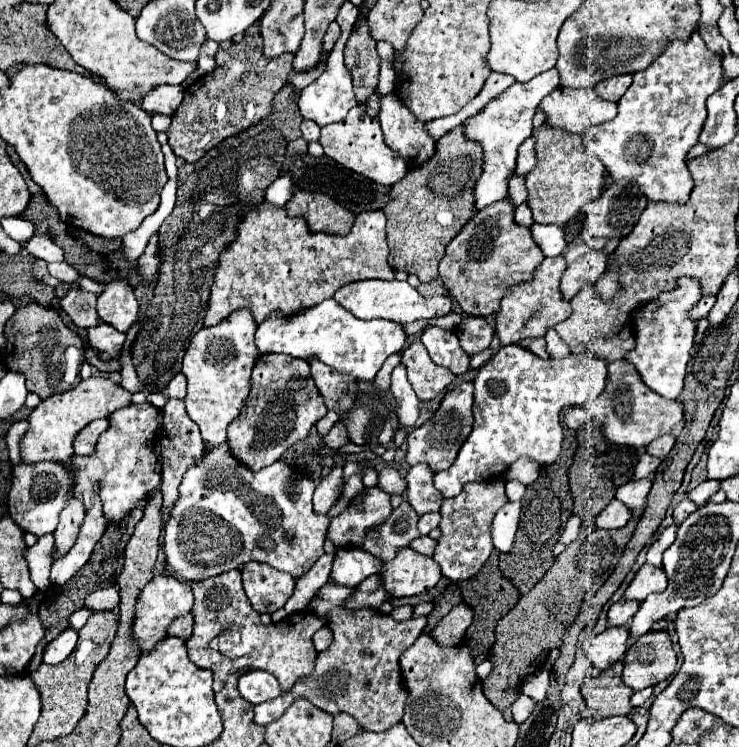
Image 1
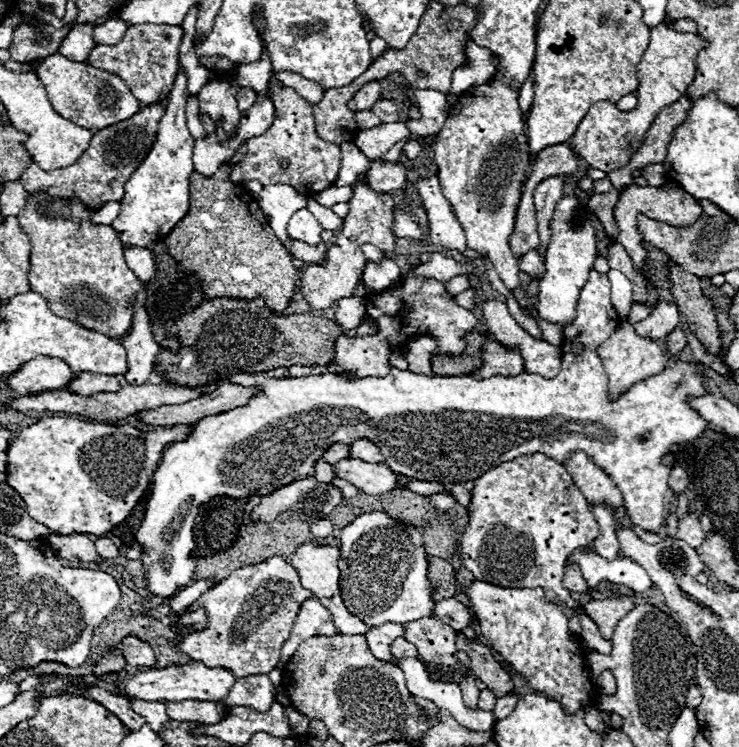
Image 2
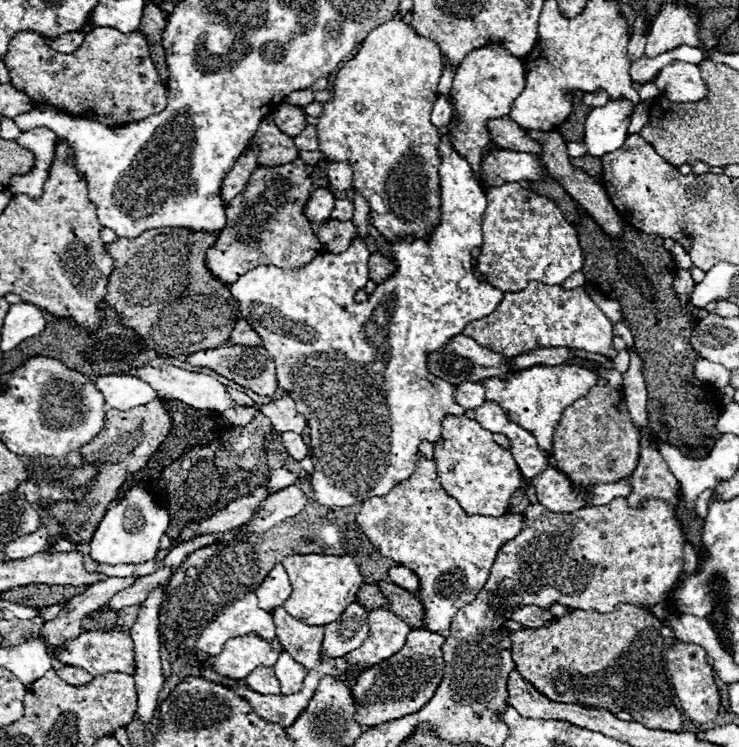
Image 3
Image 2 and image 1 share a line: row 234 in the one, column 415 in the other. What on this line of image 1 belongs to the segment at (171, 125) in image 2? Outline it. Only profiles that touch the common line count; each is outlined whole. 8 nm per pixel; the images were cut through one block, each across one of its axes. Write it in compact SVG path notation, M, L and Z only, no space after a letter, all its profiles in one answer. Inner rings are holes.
M396 94L380 98L378 120L382 124L384 142L400 152L410 168L420 166L436 152L436 140L428 136L424 124L414 118Z

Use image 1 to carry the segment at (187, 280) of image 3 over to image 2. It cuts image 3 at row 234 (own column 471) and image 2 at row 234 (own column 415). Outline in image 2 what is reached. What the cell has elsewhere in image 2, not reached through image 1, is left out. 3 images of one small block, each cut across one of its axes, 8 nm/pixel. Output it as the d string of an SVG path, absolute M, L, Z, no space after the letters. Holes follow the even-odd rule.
M228 164L212 178L192 172L190 210L166 236L168 254L180 262L182 270L198 274L208 298L264 296L274 312L282 312L298 290L298 270L284 244L272 232L256 198L250 196L244 184L232 184L228 174Z

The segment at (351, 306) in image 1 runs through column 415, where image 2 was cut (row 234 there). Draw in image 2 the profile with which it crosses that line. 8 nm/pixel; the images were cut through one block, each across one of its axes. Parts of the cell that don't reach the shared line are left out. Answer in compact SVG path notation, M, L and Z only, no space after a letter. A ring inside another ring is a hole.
M306 208L294 212L294 216L288 222L290 240L300 240L310 246L318 246L322 242L322 232L324 232L324 228L314 218L314 214Z

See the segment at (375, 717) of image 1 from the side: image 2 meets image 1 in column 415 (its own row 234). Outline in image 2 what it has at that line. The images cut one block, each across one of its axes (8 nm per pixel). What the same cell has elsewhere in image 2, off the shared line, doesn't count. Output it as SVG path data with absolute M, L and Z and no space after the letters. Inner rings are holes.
M638 184L626 186L626 192L622 192L614 208L614 218L618 224L618 242L626 248L626 254L630 256L634 268L642 272L646 266L646 250L642 246L644 244L642 234L638 232L638 220L636 220L638 214L650 216L652 220L662 220L666 224L676 224L678 228L678 226L690 226L698 218L702 218L702 206L680 186L638 186Z

